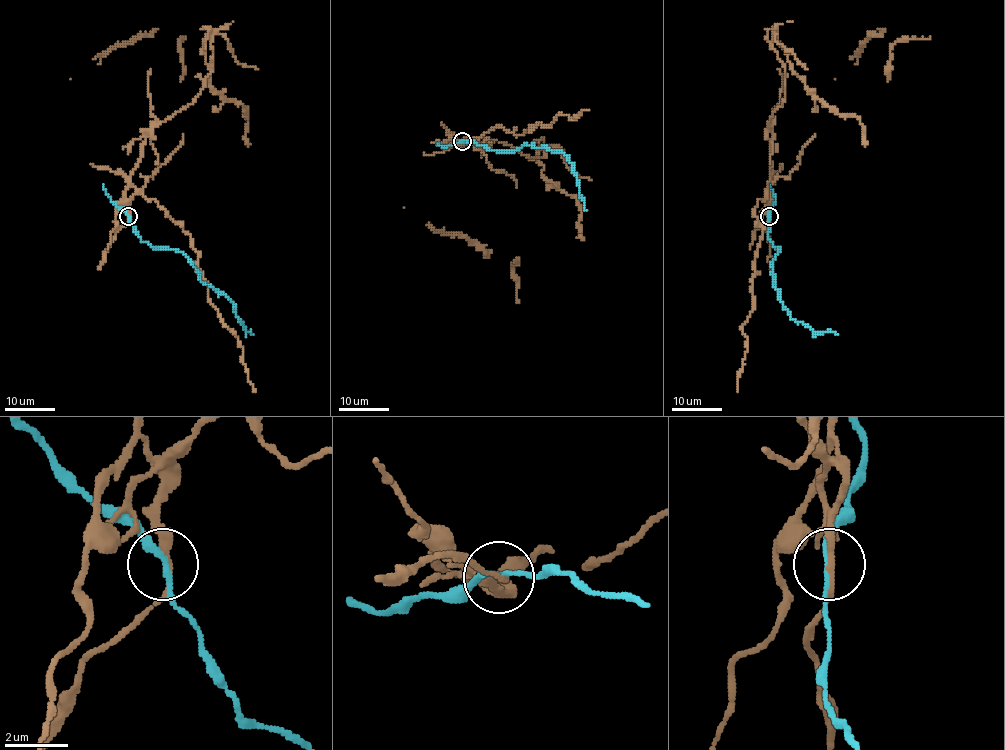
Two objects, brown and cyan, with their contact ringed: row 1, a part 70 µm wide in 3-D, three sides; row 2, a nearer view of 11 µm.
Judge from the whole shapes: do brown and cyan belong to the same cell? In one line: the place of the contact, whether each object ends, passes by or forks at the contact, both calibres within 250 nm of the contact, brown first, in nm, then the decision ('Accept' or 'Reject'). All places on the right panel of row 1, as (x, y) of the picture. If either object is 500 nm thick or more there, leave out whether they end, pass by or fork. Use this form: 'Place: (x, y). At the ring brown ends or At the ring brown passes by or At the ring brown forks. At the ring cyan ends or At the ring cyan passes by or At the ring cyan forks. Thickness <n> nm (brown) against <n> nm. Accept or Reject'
Place: (769, 216). At the ring brown passes by. At the ring cyan passes by. Thickness 200 nm (brown) against 160 nm. Reject

